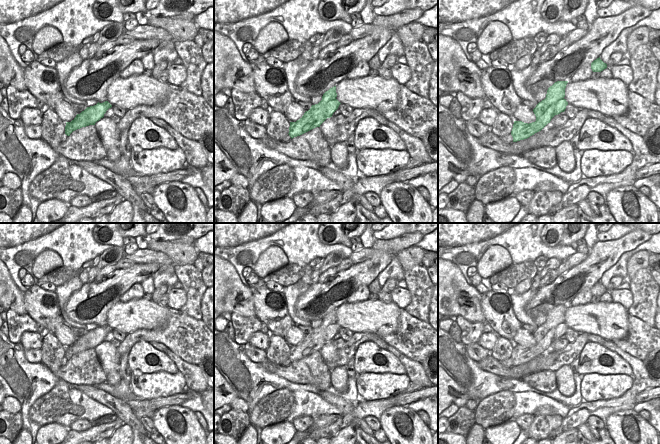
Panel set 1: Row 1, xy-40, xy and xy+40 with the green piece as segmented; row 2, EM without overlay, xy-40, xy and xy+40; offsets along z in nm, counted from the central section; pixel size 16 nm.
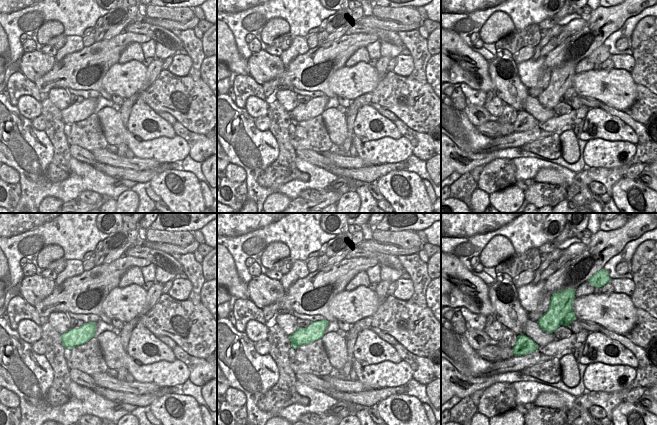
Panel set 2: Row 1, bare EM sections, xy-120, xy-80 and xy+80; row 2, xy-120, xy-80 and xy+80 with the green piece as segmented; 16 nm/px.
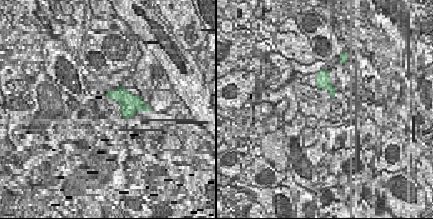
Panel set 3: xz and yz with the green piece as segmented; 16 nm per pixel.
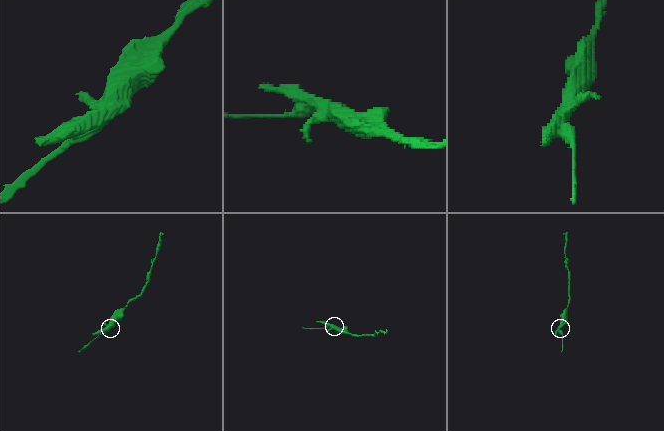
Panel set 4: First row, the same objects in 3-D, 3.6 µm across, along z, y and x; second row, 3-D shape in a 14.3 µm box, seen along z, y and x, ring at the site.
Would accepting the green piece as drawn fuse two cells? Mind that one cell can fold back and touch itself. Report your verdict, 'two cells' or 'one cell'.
two cells

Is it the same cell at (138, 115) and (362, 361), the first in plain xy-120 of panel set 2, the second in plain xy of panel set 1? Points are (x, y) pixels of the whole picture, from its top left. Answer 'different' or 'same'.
same

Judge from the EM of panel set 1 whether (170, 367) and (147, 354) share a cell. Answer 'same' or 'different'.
same

